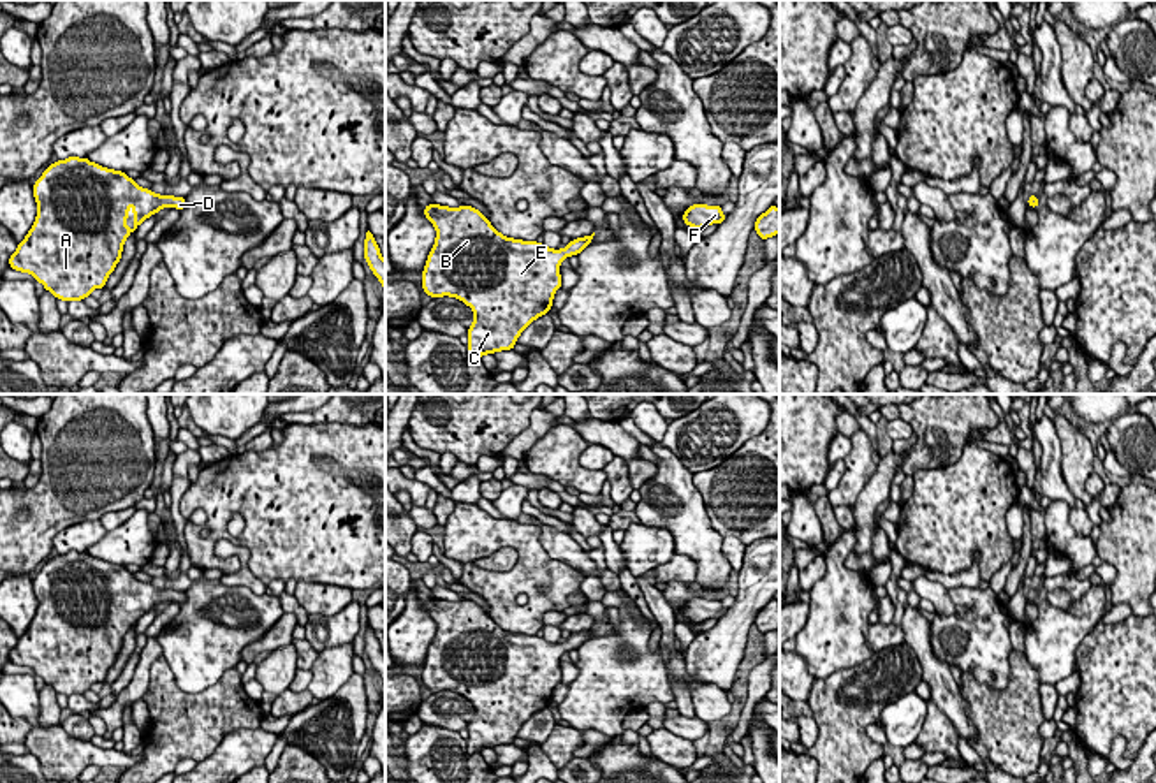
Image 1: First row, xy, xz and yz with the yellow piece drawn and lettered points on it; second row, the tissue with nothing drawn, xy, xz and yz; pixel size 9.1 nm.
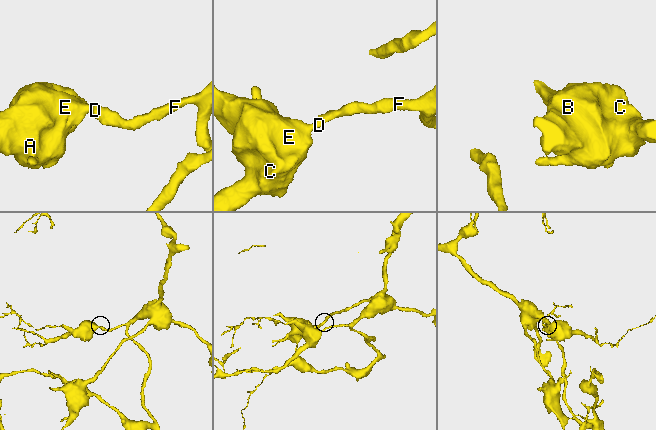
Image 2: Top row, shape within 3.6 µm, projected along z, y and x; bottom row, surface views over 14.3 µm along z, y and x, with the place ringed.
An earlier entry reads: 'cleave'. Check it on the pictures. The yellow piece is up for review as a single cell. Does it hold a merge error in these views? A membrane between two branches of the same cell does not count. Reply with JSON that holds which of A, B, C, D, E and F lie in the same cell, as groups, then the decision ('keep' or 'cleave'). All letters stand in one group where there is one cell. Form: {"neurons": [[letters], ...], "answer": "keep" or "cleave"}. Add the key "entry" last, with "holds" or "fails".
{"neurons": [["A", "B", "C", "D", "E", "F"]], "answer": "keep", "entry": "fails"}

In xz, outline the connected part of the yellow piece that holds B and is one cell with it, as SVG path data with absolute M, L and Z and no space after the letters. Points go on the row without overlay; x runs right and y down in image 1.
M431 596L424 602L424 611L436 623L436 633L422 665L422 684L431 693L456 692L473 704L475 714L466 727L468 753L512 744L519 728L535 713L549 707L554 686L561 683L561 655L579 649L595 630L593 626L572 633L563 644L552 644L544 637L524 637L500 628L473 600L449 602Z

